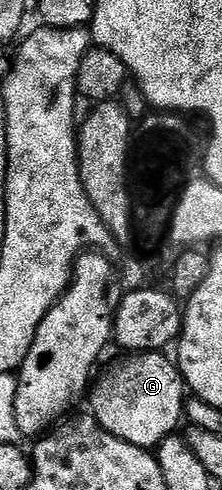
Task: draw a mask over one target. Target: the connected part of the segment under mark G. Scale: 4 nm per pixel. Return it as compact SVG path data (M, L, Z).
M143 351L126 356L116 363L89 393L91 415L105 430L142 449L155 449L166 437L171 437L185 413L186 385L173 359L167 360L161 351Z

